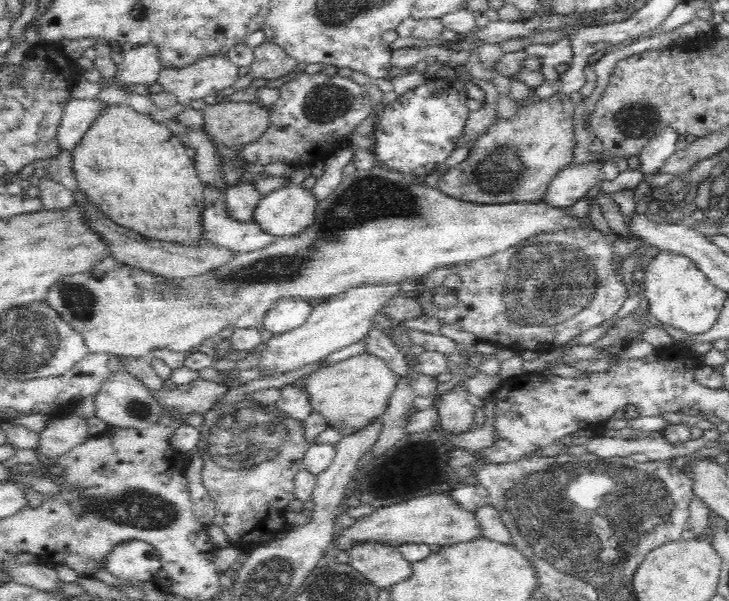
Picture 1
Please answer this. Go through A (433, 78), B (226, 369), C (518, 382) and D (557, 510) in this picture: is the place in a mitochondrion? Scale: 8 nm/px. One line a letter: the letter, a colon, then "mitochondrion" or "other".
A: other
B: other
C: other
D: mitochondrion

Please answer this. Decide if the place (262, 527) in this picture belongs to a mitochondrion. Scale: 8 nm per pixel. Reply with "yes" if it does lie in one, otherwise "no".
no

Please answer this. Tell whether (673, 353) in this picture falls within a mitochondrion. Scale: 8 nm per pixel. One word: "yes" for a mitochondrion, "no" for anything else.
no

